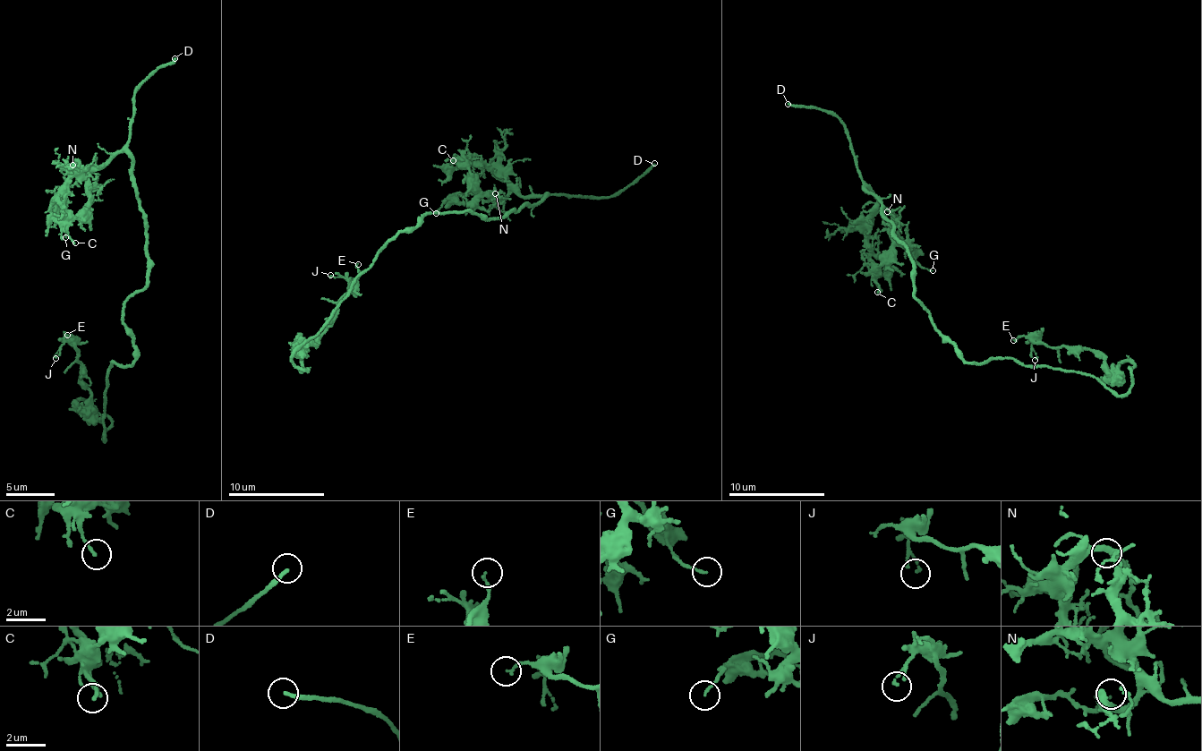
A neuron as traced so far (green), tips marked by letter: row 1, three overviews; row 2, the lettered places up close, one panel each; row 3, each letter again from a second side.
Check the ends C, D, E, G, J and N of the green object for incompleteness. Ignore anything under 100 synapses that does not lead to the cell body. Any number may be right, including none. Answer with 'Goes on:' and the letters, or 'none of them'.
Goes on: D

